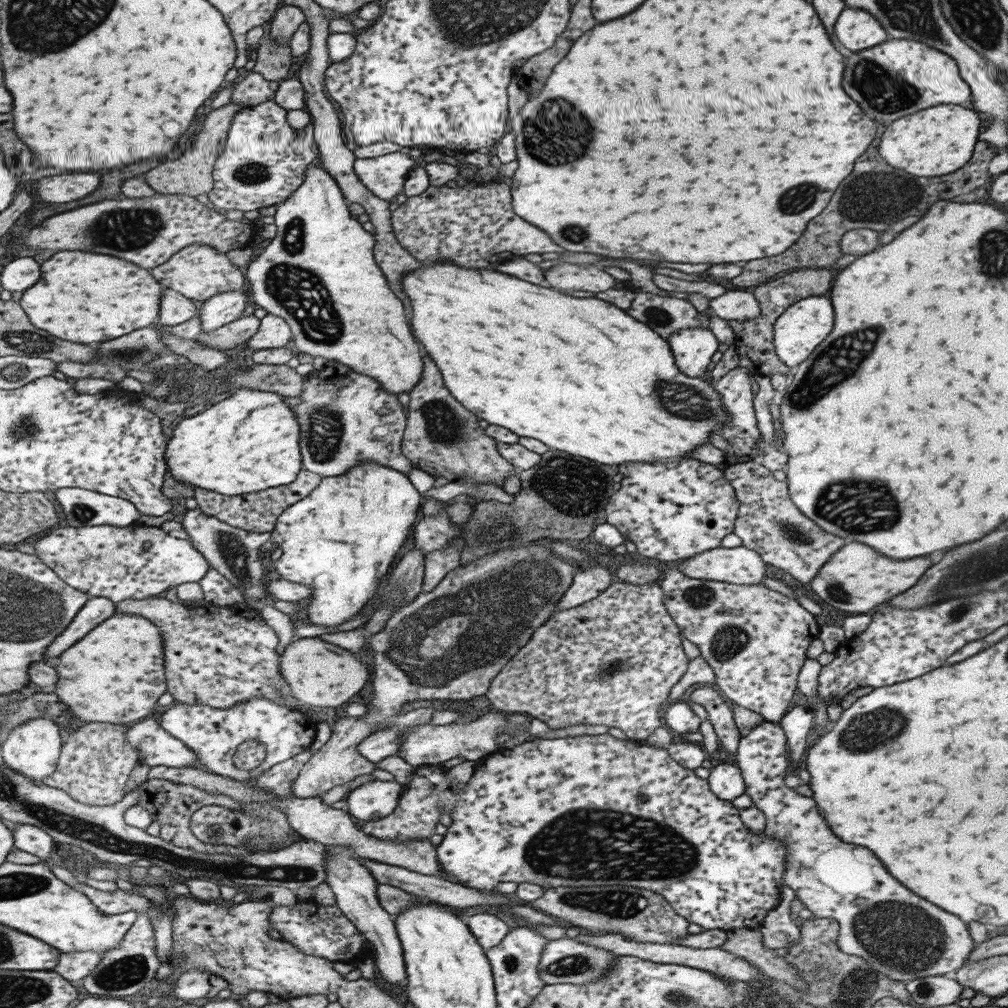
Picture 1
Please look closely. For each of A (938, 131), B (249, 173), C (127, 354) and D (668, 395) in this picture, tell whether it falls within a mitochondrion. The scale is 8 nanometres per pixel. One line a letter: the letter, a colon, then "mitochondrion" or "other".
A: other
B: mitochondrion
C: mitochondrion
D: mitochondrion

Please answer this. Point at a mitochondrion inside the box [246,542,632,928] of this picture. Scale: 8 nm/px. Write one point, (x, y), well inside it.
(498, 606)

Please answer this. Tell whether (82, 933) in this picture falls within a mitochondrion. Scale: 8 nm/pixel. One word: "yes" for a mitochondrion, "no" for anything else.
no

